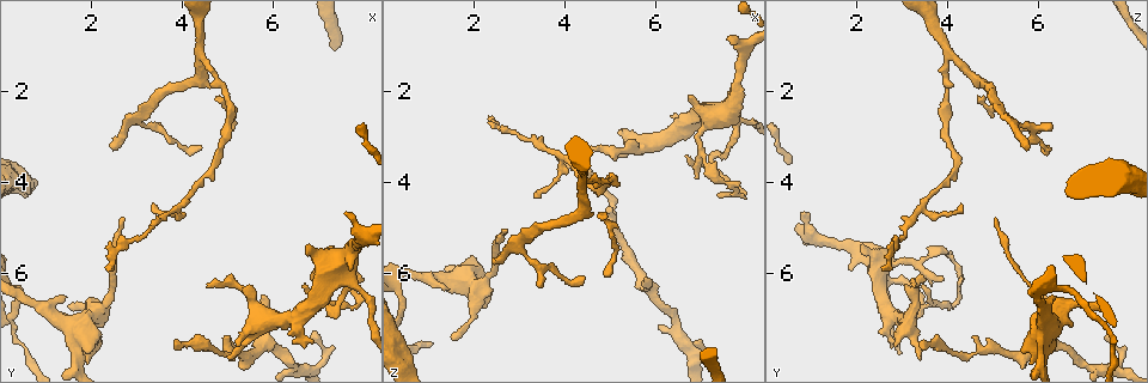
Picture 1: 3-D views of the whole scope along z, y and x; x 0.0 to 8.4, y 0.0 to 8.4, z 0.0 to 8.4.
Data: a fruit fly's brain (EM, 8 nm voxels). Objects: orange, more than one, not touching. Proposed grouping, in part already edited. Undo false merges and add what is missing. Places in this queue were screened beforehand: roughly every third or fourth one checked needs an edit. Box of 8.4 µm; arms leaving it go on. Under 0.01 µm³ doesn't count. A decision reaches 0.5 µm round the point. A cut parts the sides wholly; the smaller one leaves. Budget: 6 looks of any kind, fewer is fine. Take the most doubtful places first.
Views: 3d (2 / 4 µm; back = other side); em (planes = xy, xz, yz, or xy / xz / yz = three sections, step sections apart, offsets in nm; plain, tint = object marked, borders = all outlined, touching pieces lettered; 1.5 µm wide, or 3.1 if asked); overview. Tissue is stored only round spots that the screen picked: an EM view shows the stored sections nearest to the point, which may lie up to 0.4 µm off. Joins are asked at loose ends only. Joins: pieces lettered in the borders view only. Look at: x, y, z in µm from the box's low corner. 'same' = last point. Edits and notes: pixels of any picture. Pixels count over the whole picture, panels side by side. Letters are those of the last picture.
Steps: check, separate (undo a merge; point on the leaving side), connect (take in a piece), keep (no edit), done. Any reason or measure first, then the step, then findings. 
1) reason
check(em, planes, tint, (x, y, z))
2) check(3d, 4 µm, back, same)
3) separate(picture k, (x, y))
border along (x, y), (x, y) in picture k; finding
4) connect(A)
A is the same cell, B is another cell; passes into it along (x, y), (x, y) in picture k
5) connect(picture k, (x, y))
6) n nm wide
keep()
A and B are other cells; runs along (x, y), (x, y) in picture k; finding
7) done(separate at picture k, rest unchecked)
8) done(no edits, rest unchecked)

end of a long branch
check(em, planes, borders, (3.80, 7.55, 3.35))

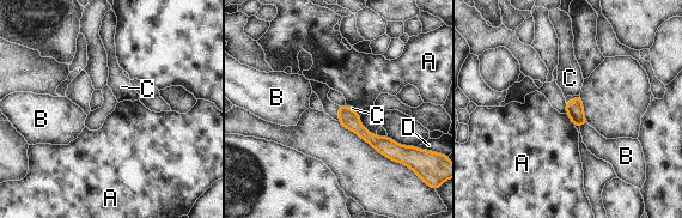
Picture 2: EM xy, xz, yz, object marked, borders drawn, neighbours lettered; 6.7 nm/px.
keep()
A, B, C and D are other cells; runs along (341, 108), (369, 138), (389, 146) in picture 2; none of them fits

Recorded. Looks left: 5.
free end
check(3d, 2 µm, (3.45, 2.80, 6.35))

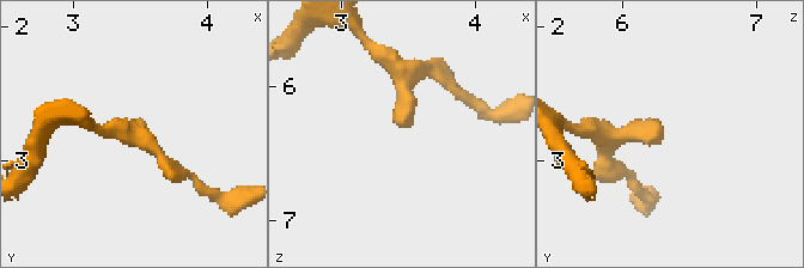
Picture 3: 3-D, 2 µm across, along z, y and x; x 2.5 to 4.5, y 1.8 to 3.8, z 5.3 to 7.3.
check(em, yz, step 4, borders, (3.44, 2.76, 6.32))

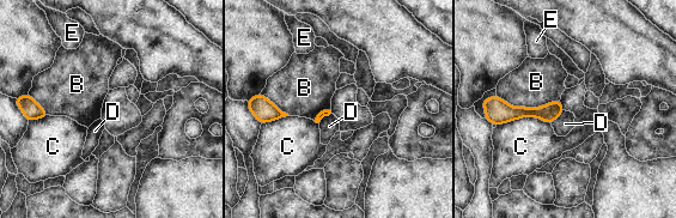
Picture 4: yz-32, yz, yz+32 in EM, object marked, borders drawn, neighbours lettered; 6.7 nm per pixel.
keep()
B, C, D and E are other cells; border along (564, 110), (550, 123) in picture 4; none of them fits

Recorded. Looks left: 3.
a narrow waist
check(em, planes, borders, (4.90, 2.00, 4.00))

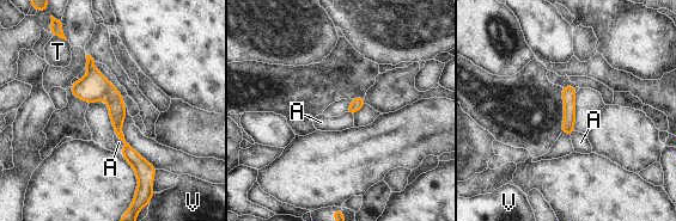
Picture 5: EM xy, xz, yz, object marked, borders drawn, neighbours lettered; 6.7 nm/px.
keep()
A, T and V are other cells; runs along (90, 61), (127, 152), (148, 173) in picture 5; all the same neuron

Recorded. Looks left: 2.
done(no edits, rest unchecked)

